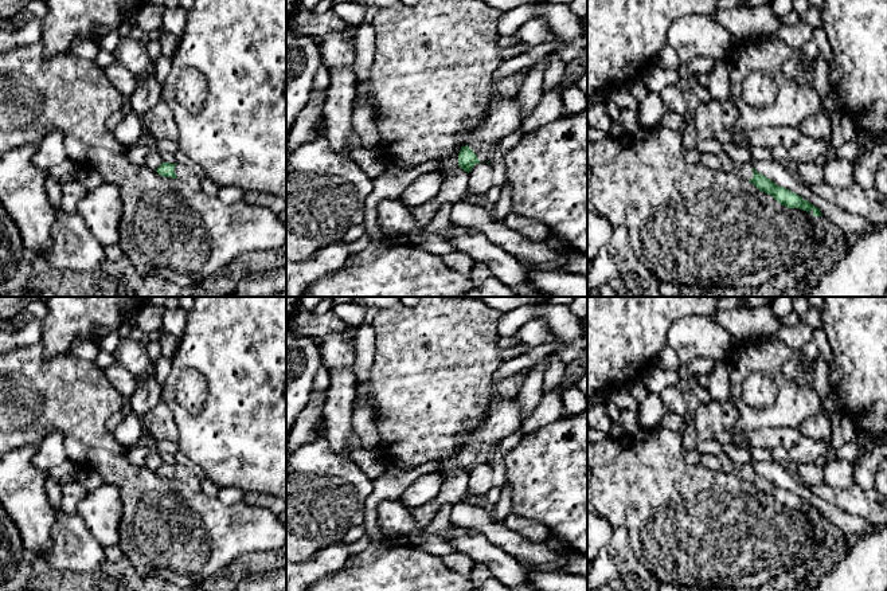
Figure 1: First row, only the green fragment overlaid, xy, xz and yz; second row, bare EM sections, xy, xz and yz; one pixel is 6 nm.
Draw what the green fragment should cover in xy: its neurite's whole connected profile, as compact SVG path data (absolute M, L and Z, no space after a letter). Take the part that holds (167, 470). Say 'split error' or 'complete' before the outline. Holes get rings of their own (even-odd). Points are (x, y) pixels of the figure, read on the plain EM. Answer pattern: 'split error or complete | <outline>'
split error | M163 463L156 473L164 478L179 480L195 492L200 490L200 480L185 466Z

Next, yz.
split error | M702 454L700 463L704 467L739 477L753 484L759 492L771 496L778 504L788 509L800 509L813 513L813 517L822 517L820 510L804 501L800 496L777 486L766 477L758 474L750 465L734 462L728 455Z

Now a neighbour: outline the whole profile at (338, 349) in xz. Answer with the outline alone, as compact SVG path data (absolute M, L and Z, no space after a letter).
M331 333L321 341L323 361L329 371L329 387L323 407L325 438L341 458L352 459L352 408L356 399L357 379L352 371L353 338Z

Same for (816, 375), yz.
M820 357L806 369L793 361L786 361L782 365L782 372L794 383L809 383L821 400L832 394L828 365Z

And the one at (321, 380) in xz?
M323 363L323 365L320 367L314 376L313 390L310 395L314 398L324 396L328 387L329 387L329 371L327 365Z

